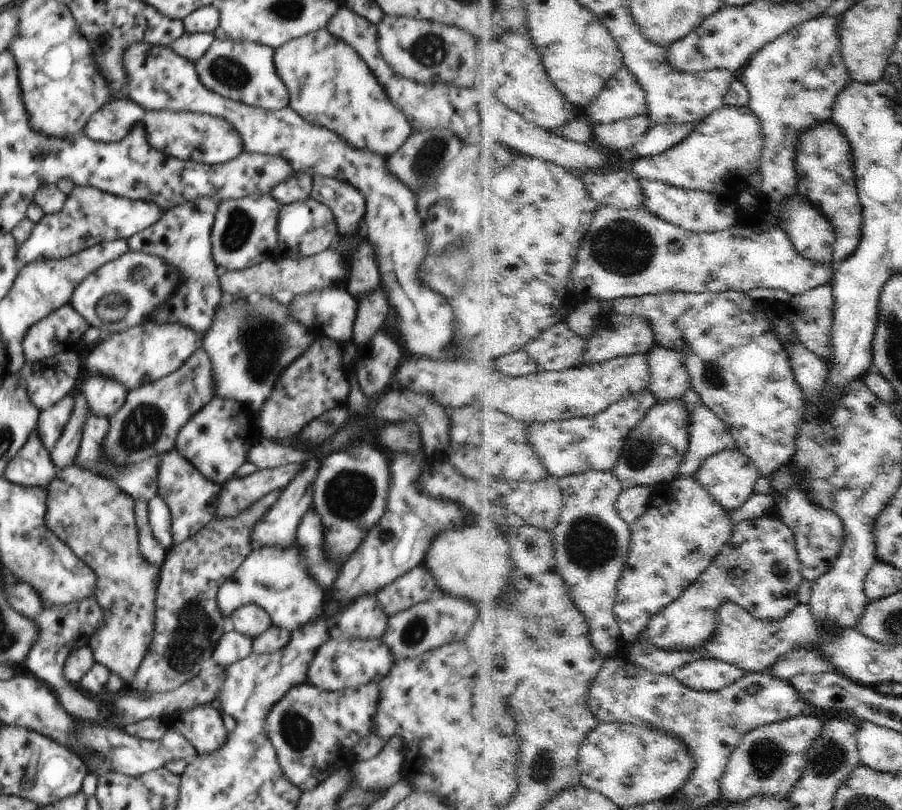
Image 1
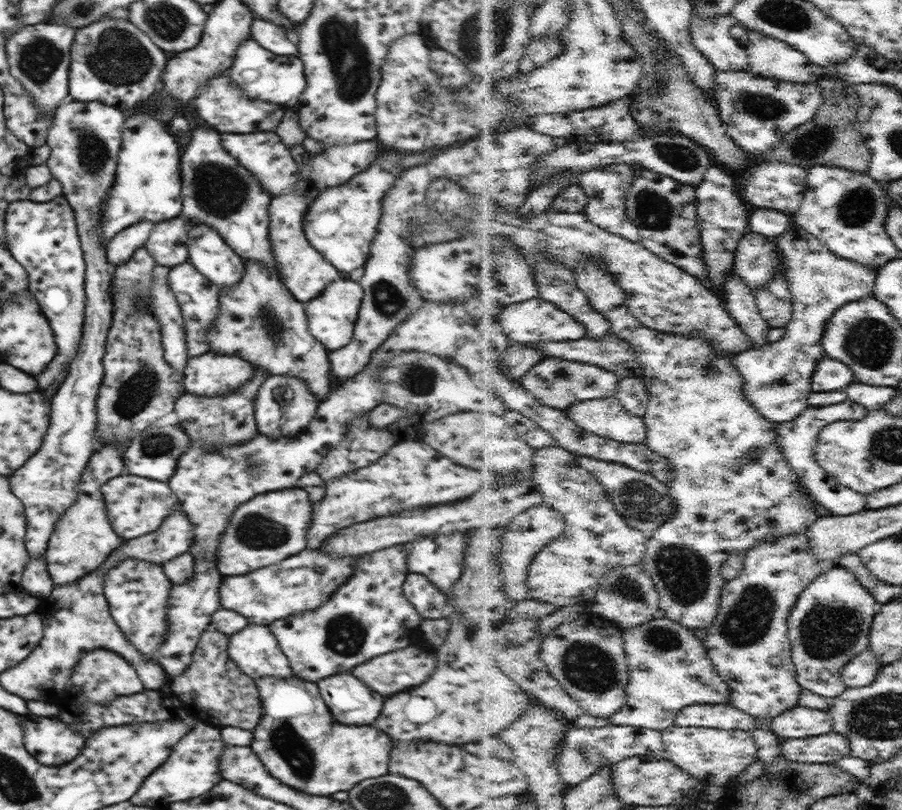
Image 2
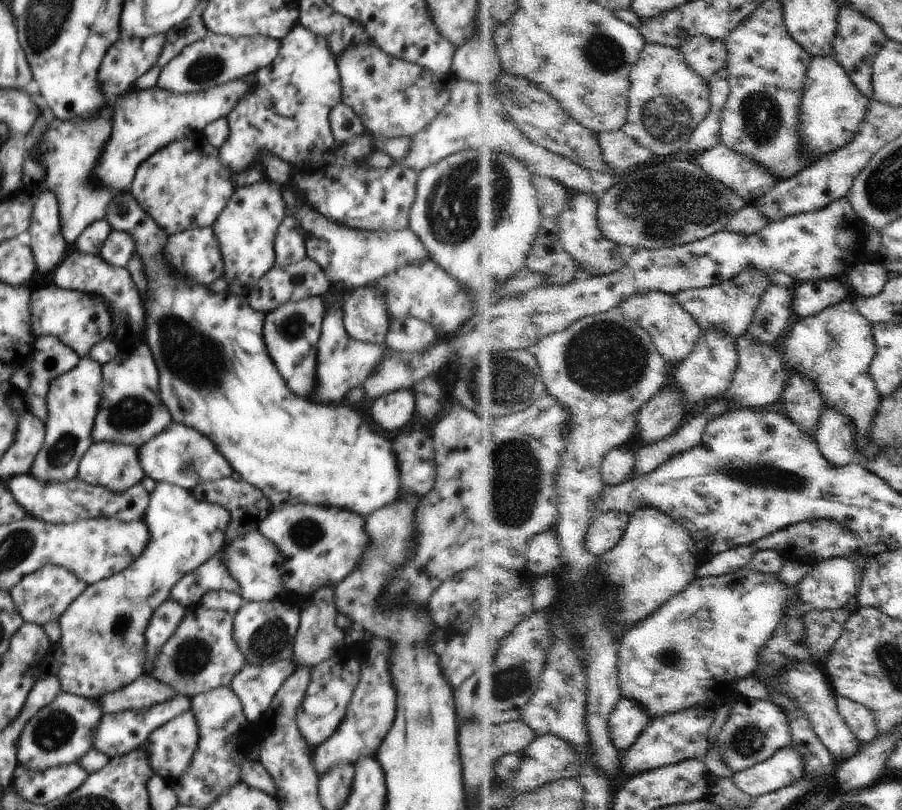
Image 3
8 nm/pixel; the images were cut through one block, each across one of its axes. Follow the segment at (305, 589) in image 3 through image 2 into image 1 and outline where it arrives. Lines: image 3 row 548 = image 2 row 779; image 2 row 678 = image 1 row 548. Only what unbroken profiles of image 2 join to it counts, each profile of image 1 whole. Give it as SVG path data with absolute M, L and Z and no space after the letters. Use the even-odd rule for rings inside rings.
M294 542L289 547L255 548L240 568L221 584L217 603L227 620L237 608L257 604L268 612L272 624L292 632L323 613L326 594L325 588L305 569L305 562L301 561L301 548Z

